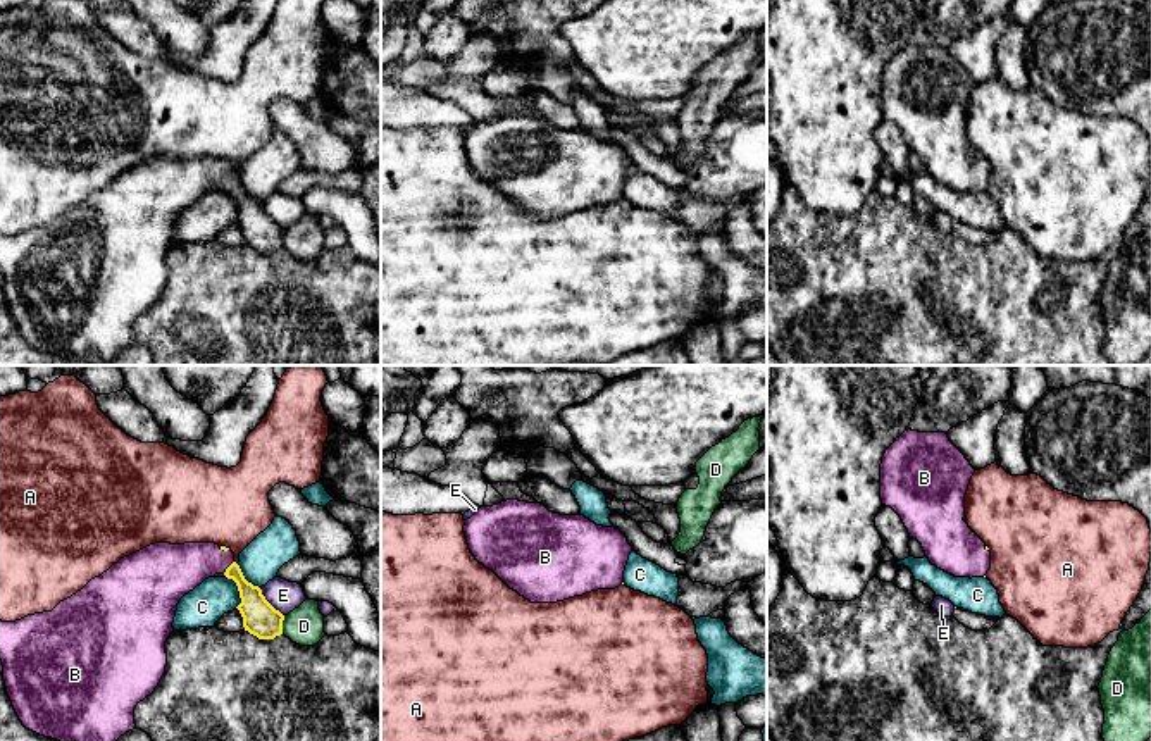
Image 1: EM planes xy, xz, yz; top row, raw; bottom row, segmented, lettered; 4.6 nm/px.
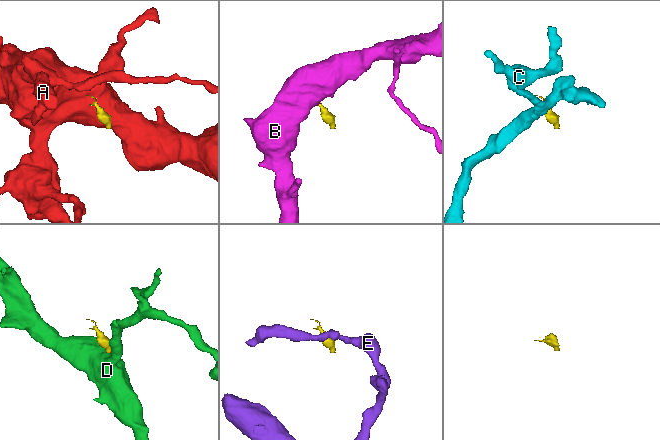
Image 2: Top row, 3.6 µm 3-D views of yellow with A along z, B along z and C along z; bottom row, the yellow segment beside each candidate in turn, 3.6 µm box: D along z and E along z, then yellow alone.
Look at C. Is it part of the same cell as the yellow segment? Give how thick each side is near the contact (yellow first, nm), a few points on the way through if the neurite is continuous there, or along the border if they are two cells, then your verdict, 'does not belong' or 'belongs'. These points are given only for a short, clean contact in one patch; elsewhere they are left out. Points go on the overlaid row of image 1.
calibres 160 and 190 nm; border xy (226, 576), (236, 586), (240, 598), (236, 607); does not belong

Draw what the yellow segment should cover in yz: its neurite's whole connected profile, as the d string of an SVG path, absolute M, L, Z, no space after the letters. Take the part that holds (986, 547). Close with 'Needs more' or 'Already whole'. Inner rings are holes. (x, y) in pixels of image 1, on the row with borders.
M905 431L886 450L880 464L880 500L903 520L910 538L917 539L925 557L937 569L955 577L984 577L991 569L991 551L986 543L968 527L965 517L965 495L975 469L965 455L949 441L946 433Z. Needs more

